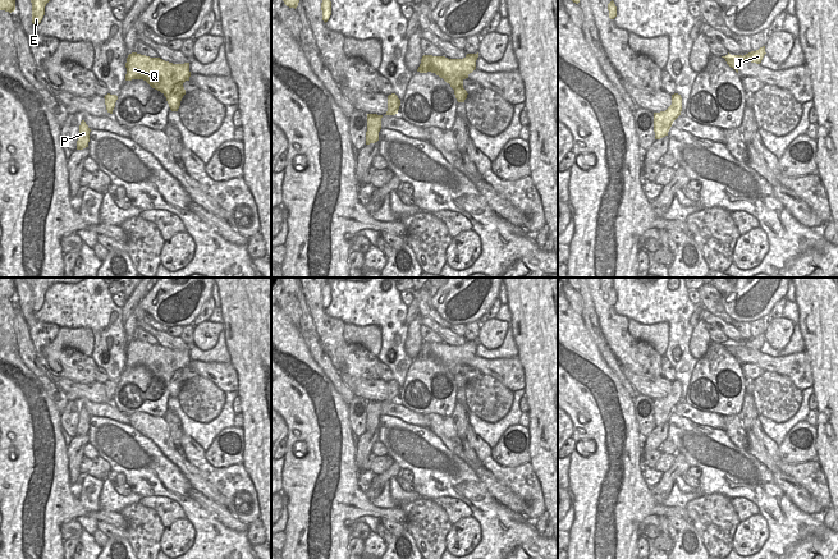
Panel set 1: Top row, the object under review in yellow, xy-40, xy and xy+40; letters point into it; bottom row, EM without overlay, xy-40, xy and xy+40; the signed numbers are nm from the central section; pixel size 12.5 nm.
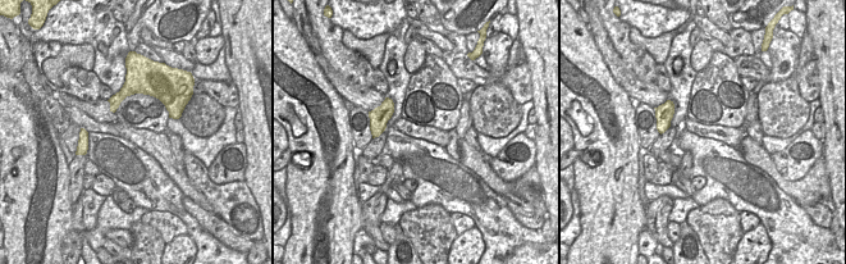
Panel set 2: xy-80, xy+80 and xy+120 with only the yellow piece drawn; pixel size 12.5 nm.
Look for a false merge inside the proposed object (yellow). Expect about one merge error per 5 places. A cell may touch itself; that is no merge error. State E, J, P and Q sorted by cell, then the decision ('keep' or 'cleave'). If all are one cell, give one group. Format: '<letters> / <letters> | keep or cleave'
E J P Q | keep

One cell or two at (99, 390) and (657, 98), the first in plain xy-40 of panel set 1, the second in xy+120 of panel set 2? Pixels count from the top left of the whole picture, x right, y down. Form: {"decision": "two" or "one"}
{"decision": "one"}

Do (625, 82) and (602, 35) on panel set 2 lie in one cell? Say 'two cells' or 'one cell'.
one cell

